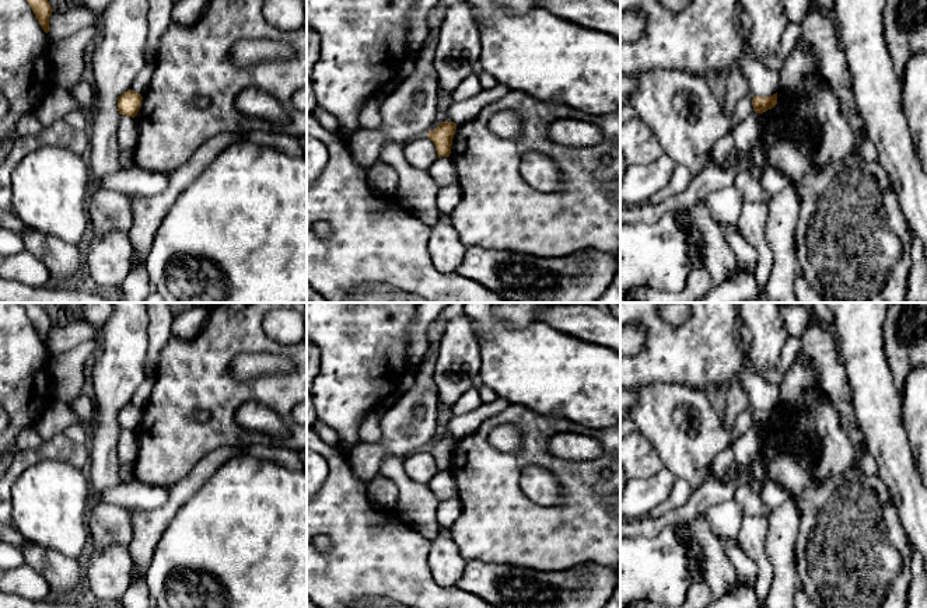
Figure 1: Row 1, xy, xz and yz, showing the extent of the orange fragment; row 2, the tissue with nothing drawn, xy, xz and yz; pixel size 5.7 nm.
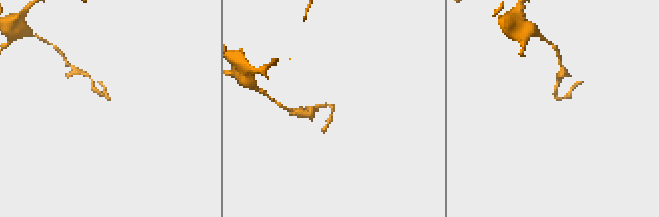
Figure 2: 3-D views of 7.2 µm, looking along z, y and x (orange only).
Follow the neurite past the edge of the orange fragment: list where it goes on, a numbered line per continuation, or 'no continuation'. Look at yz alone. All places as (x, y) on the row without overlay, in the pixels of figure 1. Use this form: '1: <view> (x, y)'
no continuation

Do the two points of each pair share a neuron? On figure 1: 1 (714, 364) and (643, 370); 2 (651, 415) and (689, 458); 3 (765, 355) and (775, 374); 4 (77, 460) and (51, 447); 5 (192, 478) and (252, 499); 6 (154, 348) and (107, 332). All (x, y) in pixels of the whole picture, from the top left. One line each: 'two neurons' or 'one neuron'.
1: one neuron
2: one neuron
3: one neuron
4: one neuron
5: two neurons
6: two neurons

